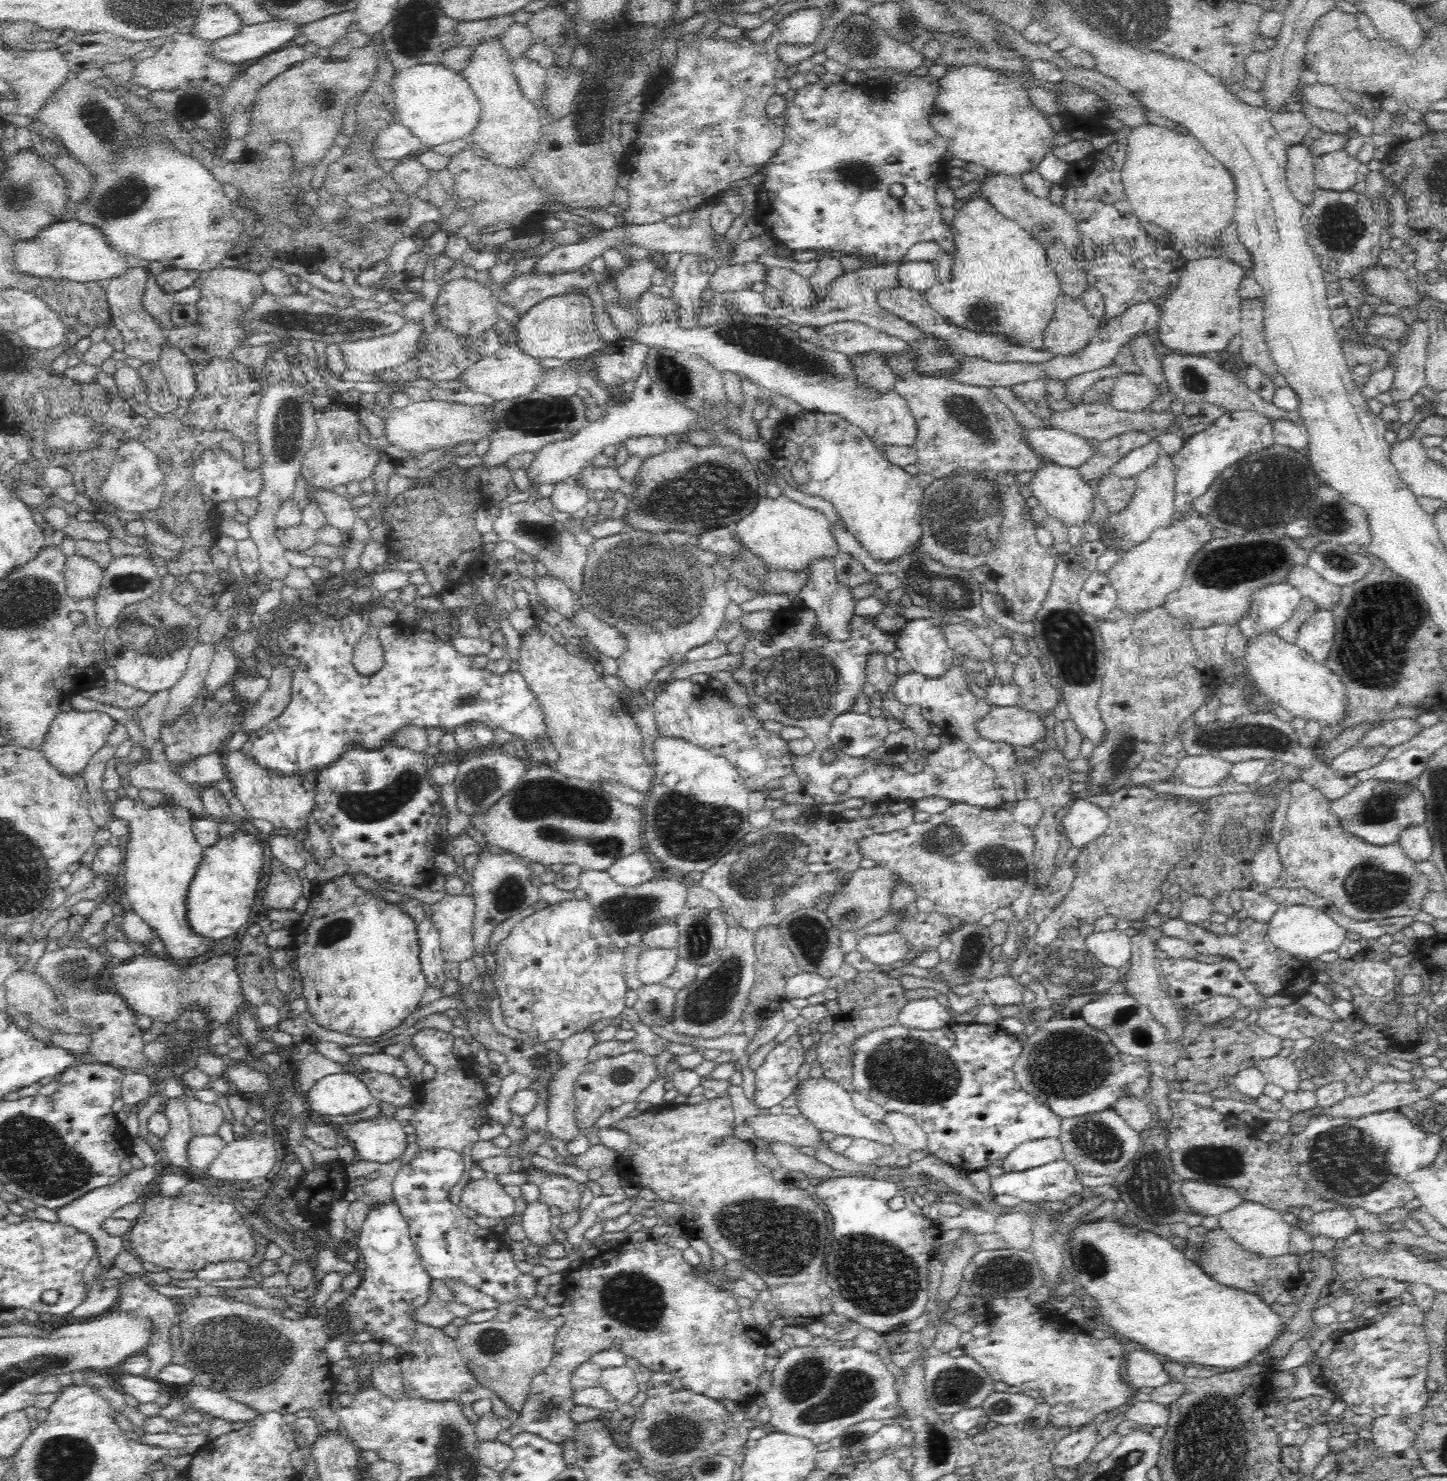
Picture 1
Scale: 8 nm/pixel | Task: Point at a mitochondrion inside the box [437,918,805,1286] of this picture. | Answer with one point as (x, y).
(709, 1001)

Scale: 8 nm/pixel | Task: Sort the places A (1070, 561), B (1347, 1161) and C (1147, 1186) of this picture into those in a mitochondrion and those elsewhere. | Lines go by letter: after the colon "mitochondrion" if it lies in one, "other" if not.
A: other
B: mitochondrion
C: mitochondrion

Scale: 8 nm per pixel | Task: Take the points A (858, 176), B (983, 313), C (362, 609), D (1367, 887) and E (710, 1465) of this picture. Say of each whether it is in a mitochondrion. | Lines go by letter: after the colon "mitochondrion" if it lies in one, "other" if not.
A: mitochondrion
B: mitochondrion
C: other
D: mitochondrion
E: mitochondrion

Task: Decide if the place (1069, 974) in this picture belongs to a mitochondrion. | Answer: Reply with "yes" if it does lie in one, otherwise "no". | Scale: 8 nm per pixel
yes

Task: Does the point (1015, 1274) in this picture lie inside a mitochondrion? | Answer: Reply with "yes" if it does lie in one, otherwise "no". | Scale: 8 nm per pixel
yes

